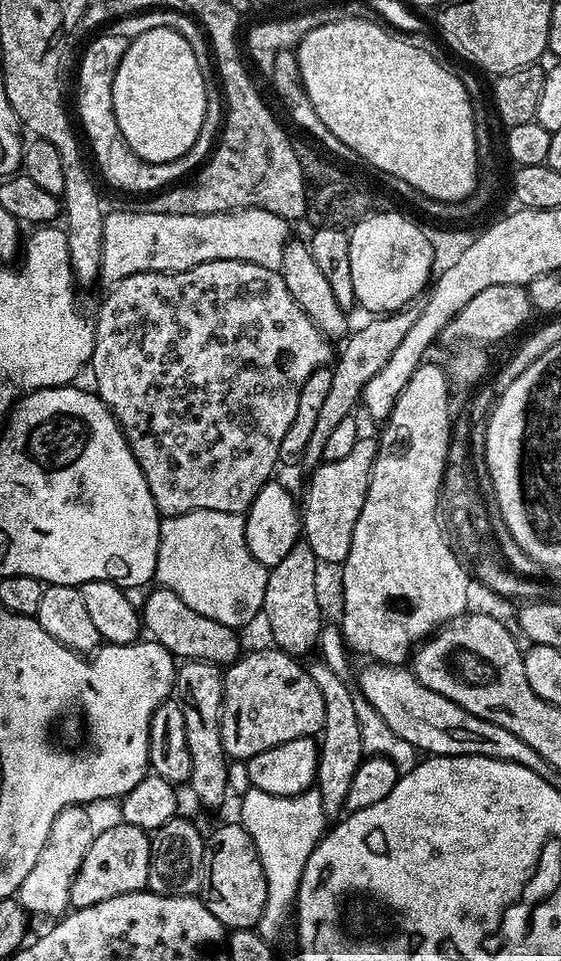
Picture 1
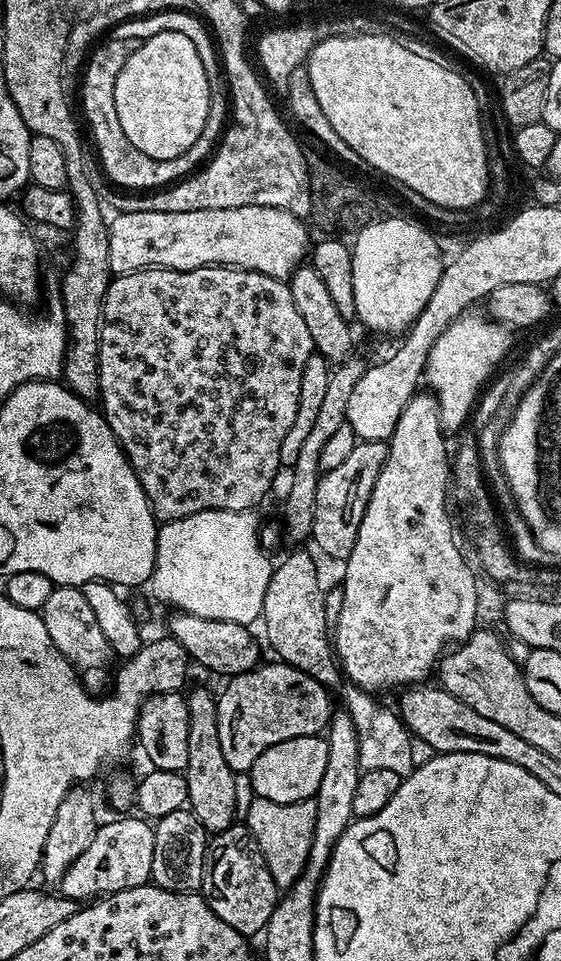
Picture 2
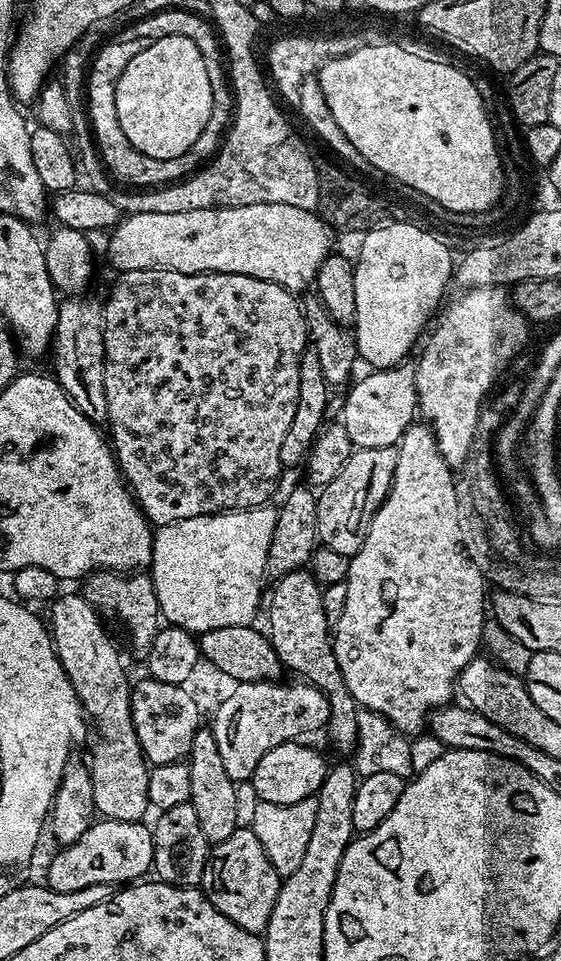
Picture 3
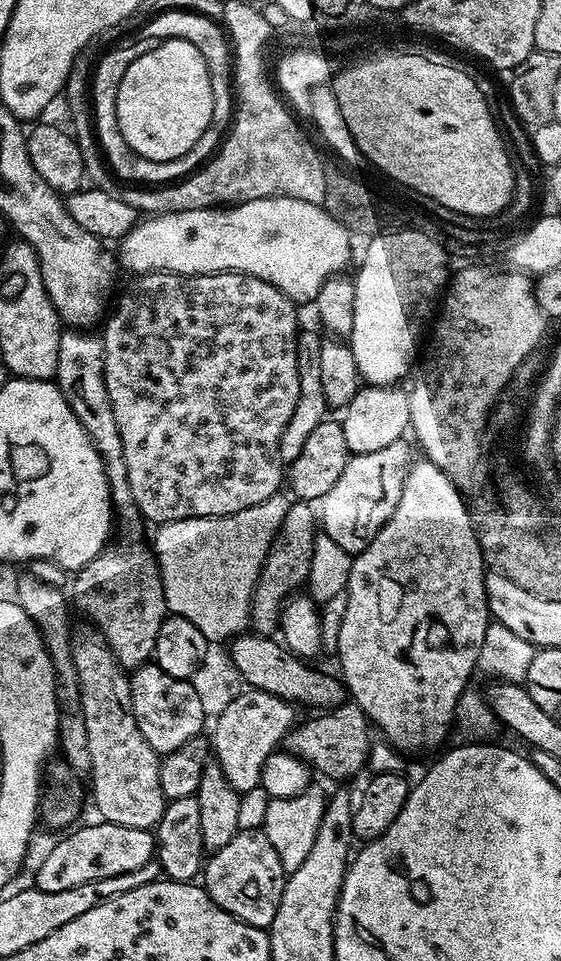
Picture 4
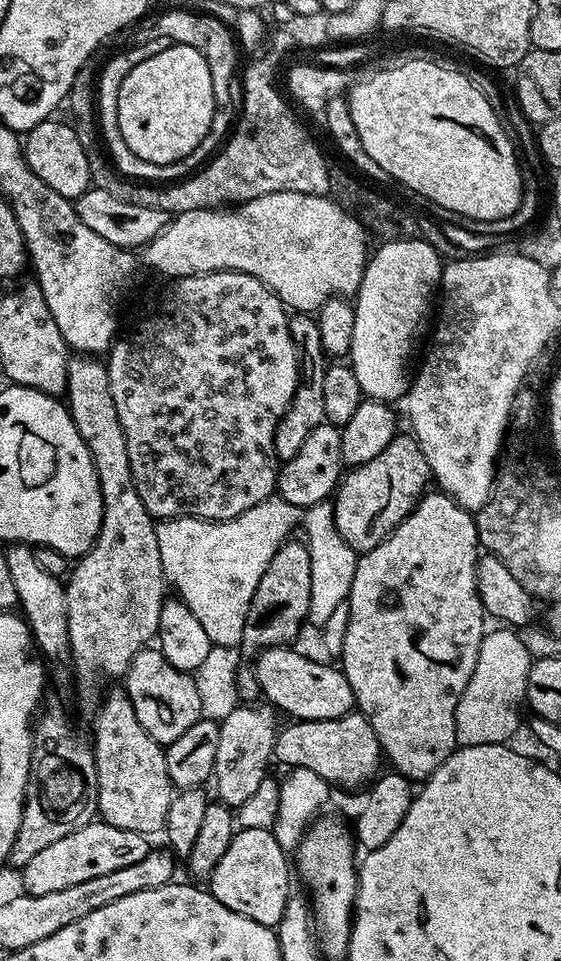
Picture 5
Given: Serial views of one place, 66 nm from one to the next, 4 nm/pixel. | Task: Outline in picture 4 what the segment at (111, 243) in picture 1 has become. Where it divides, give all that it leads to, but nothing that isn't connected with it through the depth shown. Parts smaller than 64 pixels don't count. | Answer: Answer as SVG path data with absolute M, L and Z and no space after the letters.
M289 196L258 198L245 204L182 210L149 215L118 241L121 269L140 268L144 272L173 272L183 276L205 276L211 272L244 272L262 278L297 305L315 301L326 278L343 273L352 256L352 240L347 228L321 205Z

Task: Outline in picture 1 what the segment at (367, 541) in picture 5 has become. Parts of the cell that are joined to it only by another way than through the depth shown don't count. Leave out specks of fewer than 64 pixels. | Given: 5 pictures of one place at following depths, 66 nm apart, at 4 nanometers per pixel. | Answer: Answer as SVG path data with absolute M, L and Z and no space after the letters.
M361 438L346 458L324 460L311 469L304 502L302 498L302 540L309 544L318 560L343 565L350 554L354 522L358 522L358 514L362 514L366 502L377 447L375 439Z

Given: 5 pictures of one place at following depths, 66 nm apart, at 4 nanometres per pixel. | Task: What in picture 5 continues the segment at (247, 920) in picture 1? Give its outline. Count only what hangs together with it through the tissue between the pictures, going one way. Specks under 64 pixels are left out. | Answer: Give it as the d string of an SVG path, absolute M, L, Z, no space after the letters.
M241 827L233 835L230 846L226 846L226 854L222 854L218 866L214 866L210 891L222 906L234 910L234 914L254 918L254 922L262 922L262 926L275 929L286 910L291 879L289 853L278 844L273 829Z

